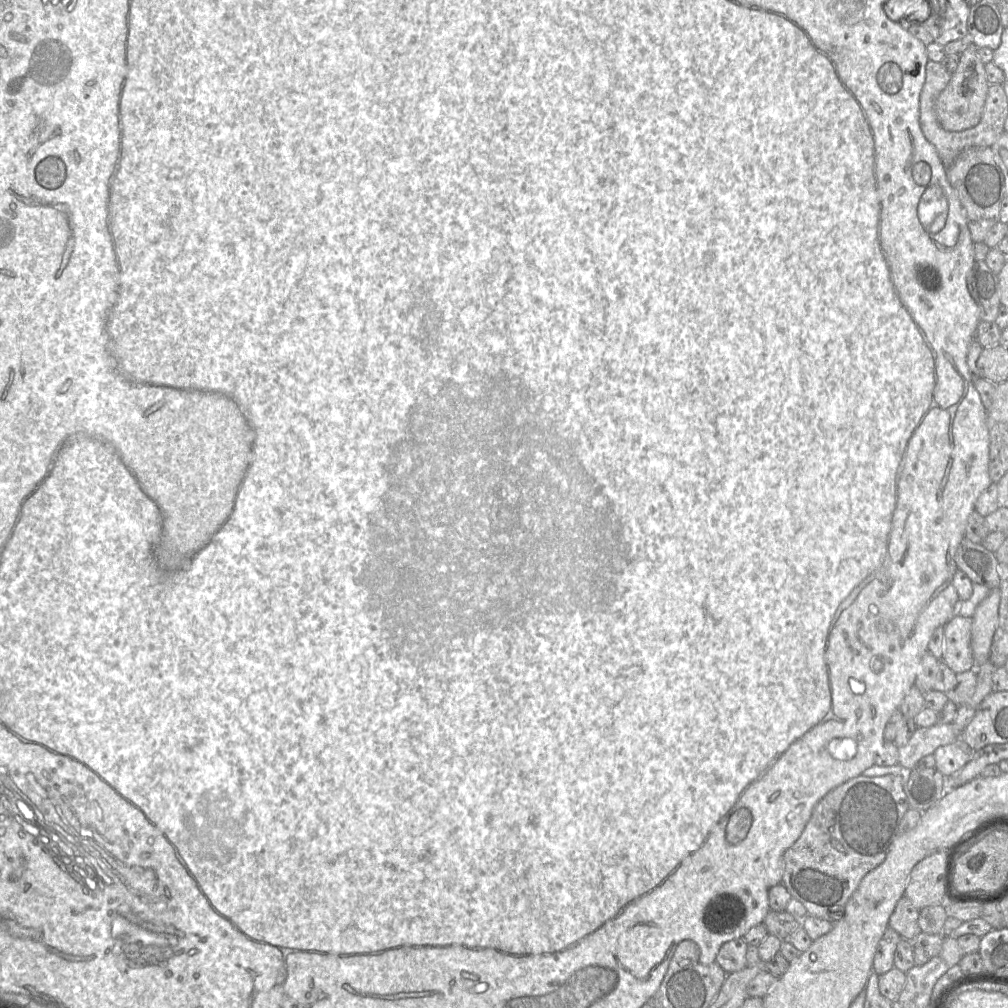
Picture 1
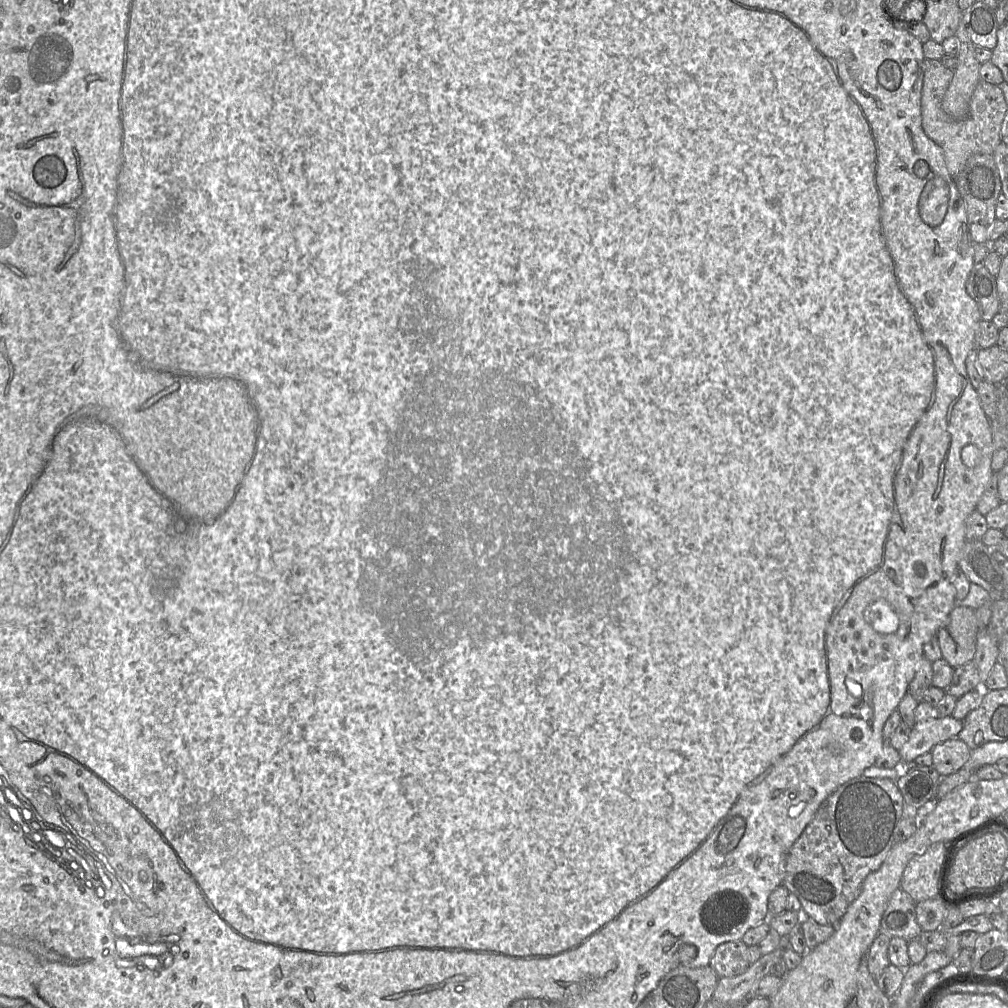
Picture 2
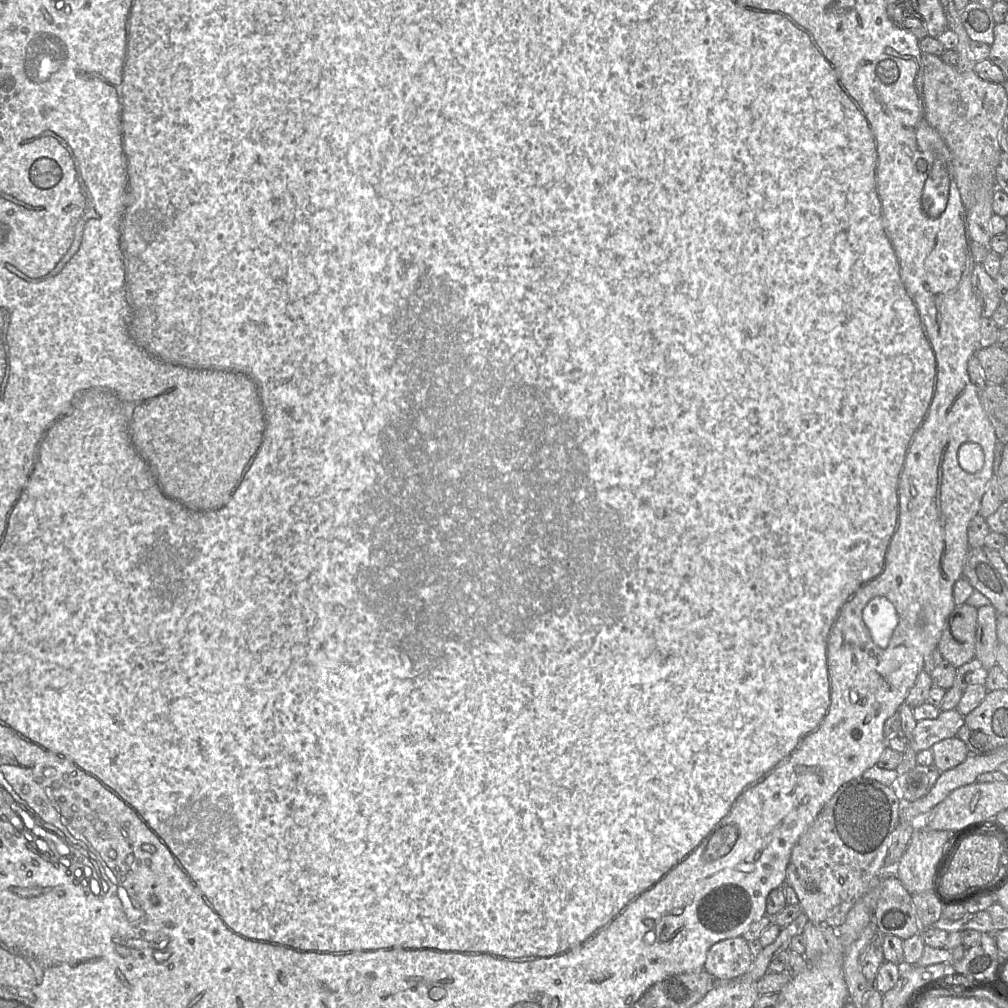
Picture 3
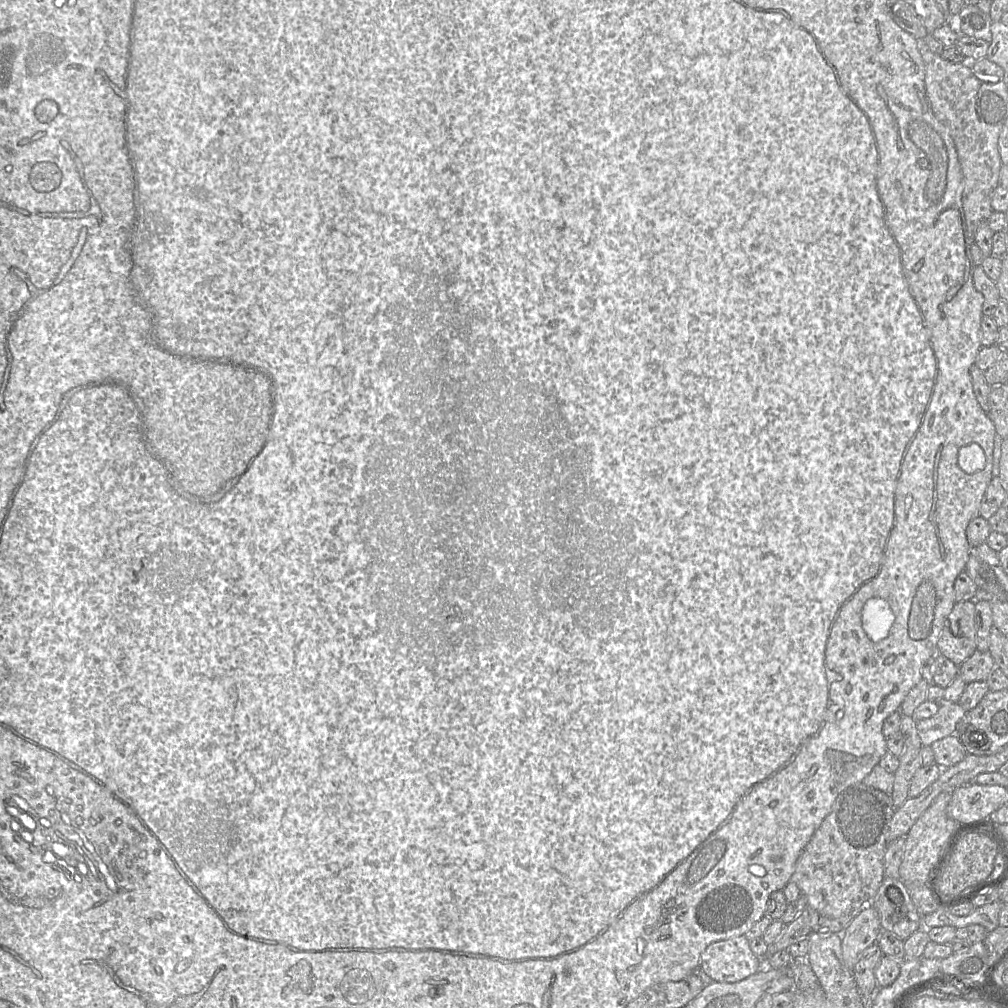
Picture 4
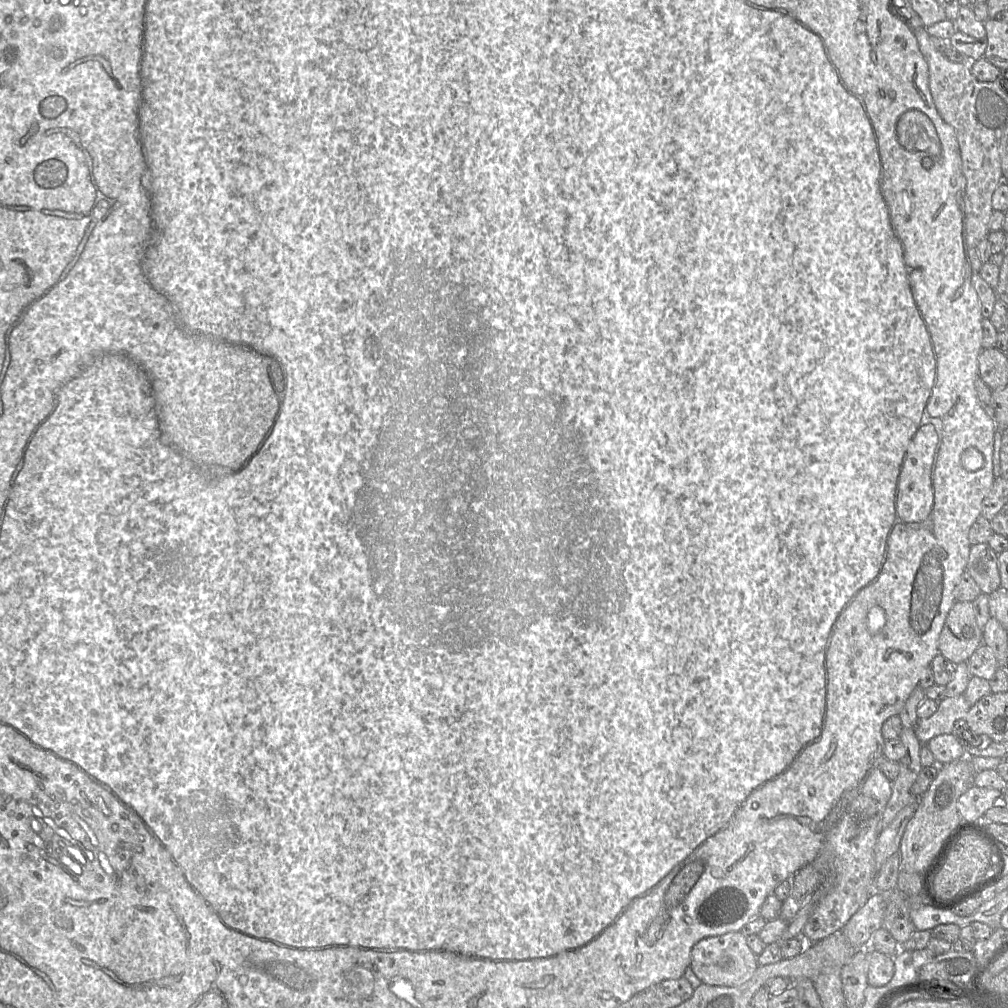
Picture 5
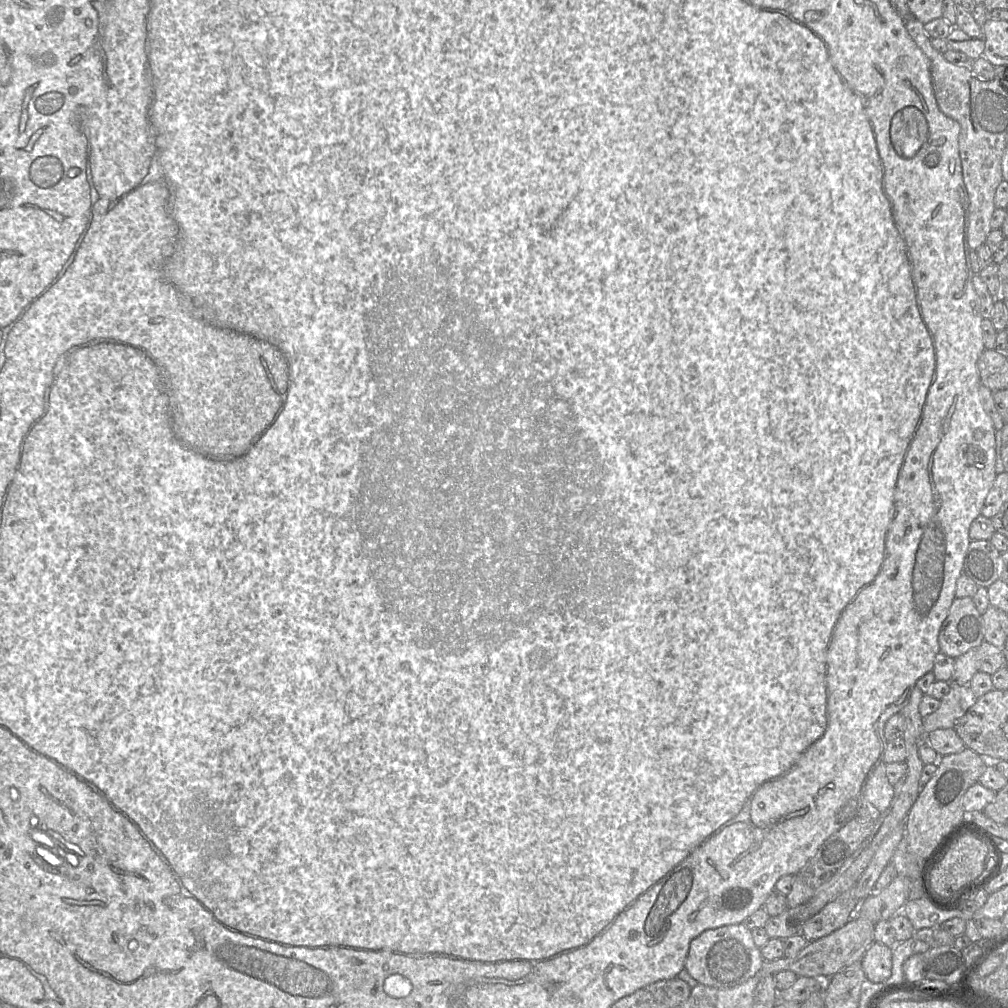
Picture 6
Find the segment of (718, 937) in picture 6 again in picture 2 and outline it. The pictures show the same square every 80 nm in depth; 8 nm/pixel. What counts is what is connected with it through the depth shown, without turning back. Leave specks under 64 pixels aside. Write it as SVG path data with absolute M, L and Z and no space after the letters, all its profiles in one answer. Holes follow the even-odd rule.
M741 939L720 944L709 963L719 978L741 975L750 965L748 946Z

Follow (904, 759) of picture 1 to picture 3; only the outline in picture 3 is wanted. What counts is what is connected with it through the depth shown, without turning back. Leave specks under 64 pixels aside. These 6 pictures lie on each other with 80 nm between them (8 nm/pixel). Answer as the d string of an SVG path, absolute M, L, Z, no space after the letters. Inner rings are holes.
M957 709L941 711L935 719L917 721L911 736L911 747L918 753L931 749L941 740L957 736L964 724L964 717Z

